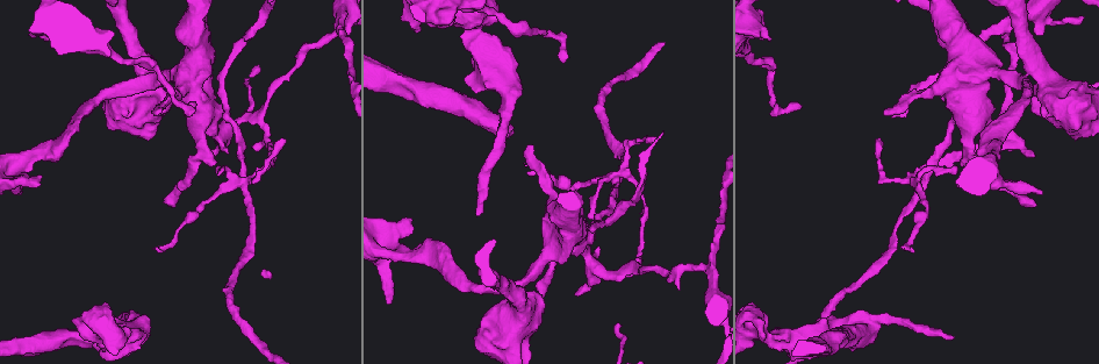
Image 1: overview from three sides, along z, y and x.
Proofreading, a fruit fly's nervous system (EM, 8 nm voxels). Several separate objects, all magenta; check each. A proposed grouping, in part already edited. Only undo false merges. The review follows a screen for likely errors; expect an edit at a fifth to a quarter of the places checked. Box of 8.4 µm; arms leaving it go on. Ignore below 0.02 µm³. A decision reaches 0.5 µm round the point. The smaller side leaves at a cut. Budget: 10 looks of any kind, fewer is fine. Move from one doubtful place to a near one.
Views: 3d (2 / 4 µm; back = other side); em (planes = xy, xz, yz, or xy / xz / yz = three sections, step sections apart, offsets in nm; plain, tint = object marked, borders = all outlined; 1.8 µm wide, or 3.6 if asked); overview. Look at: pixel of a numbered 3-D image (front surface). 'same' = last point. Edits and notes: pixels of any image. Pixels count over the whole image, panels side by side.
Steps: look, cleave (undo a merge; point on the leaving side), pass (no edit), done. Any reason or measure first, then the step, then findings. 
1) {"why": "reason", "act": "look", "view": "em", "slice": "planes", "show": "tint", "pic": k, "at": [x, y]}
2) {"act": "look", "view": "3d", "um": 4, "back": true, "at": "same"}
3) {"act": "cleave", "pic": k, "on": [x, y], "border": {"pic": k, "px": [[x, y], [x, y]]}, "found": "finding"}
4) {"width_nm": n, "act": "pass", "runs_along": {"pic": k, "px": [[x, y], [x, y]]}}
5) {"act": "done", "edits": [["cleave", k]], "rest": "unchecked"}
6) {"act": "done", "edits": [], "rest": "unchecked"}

{"why": "abrupt turn", "act": "look", "view": "em", "um": 3.6, "slice": "xy", "step": 8, "show": "tint", "pic": 1, "at": [133, 318]}

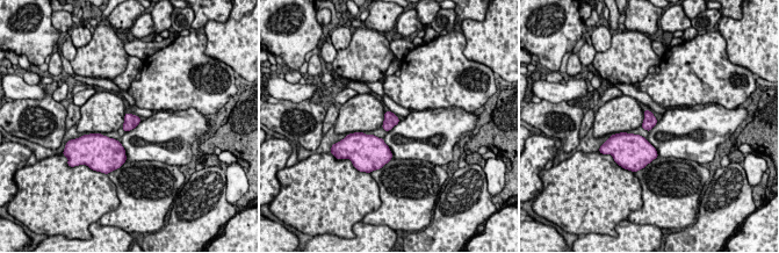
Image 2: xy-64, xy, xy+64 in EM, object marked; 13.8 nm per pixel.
{"why": "cut it another way", "act": "look", "view": "em", "um": 3.6, "slice": "planes", "show": "borders", "at": "same"}

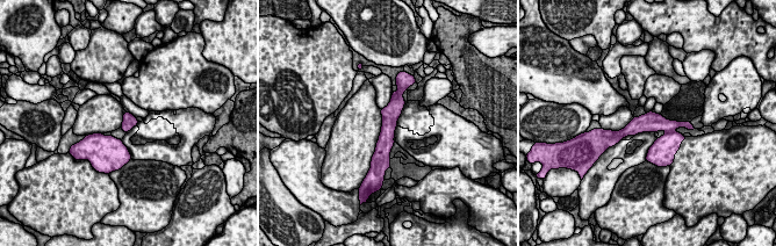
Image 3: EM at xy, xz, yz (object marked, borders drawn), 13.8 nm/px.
{"act": "cleave", "pic": 3, "on": [665, 147], "border": {"pic": 3, "px": [[674, 130], [667, 132]]}, "found": "a second neuron is stuck on"}

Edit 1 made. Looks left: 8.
{"why": "thick turns thin", "act": "look", "view": "3d", "um": 2, "back": true, "pic": 1, "at": [622, 267]}

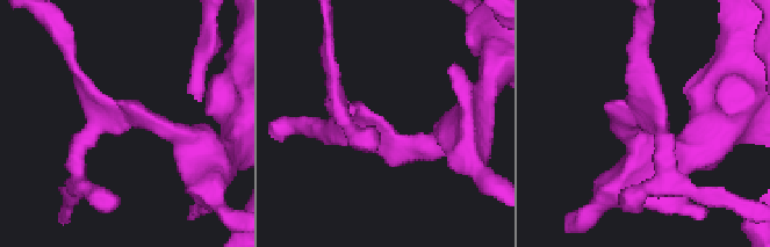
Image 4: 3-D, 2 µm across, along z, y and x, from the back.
{"why": "shape alone is not enough", "act": "look", "view": "em", "slice": "planes", "show": "tint", "pic": 4, "at": [643, 115]}

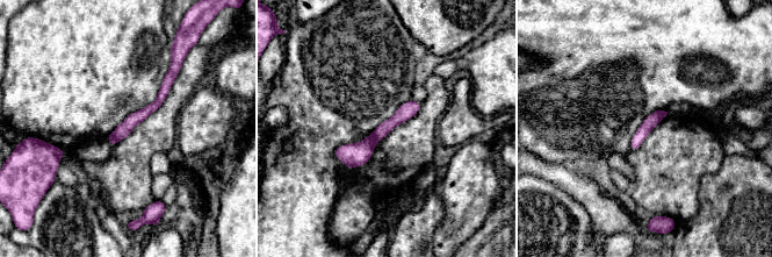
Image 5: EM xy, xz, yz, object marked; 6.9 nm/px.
{"act": "cleave", "pic": 5, "on": [402, 115], "part_leaving": {"pic": 5, "px": [[171, 75], [160, 99], [113, 141]]}, "found": "two neurons meet here"}

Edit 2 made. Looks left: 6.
{"act": "look", "view": "overview"}

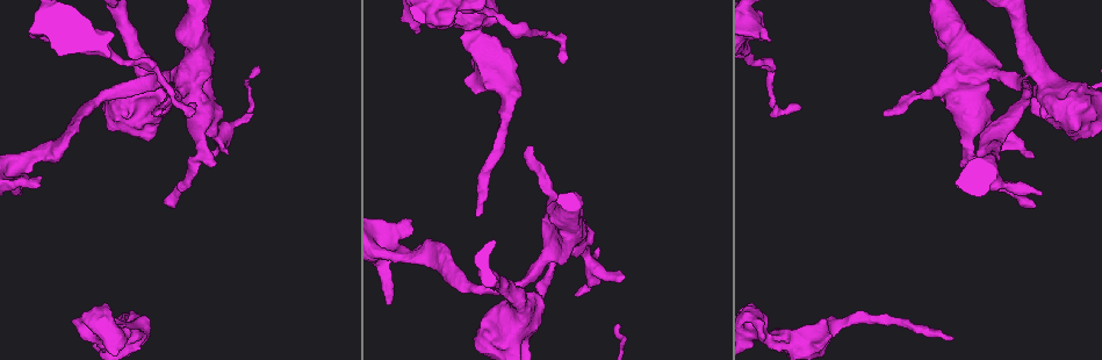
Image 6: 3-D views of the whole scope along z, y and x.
{"why": "sharp bend", "act": "look", "view": "3d", "um": 4, "back": true, "pic": 6, "at": [515, 294]}

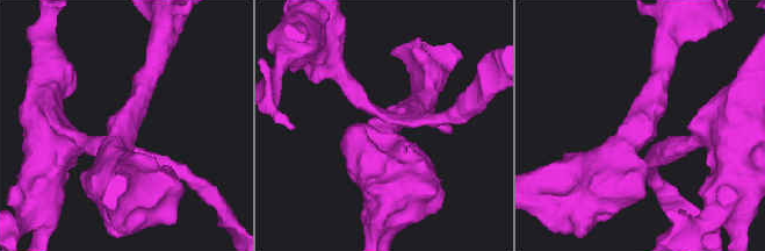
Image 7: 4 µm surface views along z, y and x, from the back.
{"arms": 4, "why": "now the EM", "act": "look", "view": "em", "um": 3.6, "slice": "yz", "step": 8, "show": "plain", "pic": 7, "at": [645, 140]}

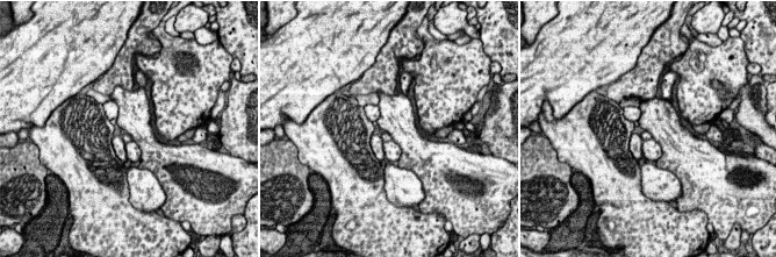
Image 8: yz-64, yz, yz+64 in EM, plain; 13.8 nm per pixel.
{"why": "with the object marked", "act": "look", "view": "em", "um": 3.6, "slice": "yz", "step": 8, "show": "tint", "at": "same"}

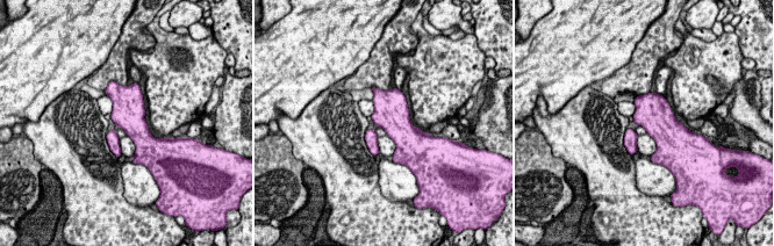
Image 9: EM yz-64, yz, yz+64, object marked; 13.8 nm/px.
{"act": "pass", "found": "all the same neuron"}

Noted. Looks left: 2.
{"act": "done", "edits": [["cleave", 3], ["cleave", 5]], "rest": "unchecked"}

